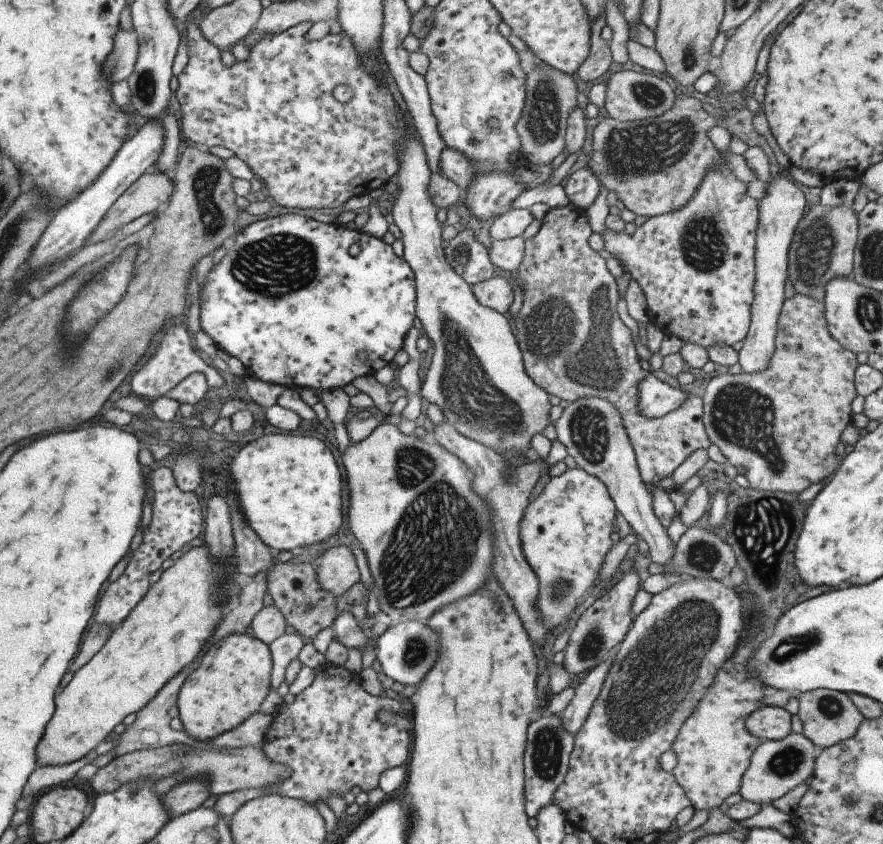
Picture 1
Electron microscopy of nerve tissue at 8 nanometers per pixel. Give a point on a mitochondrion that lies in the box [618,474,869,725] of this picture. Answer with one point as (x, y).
(764, 529)

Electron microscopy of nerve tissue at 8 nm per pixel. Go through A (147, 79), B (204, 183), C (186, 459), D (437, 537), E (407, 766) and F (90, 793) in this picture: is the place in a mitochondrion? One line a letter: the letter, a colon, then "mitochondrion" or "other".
A: mitochondrion
B: mitochondrion
C: mitochondrion
D: mitochondrion
E: other
F: other

